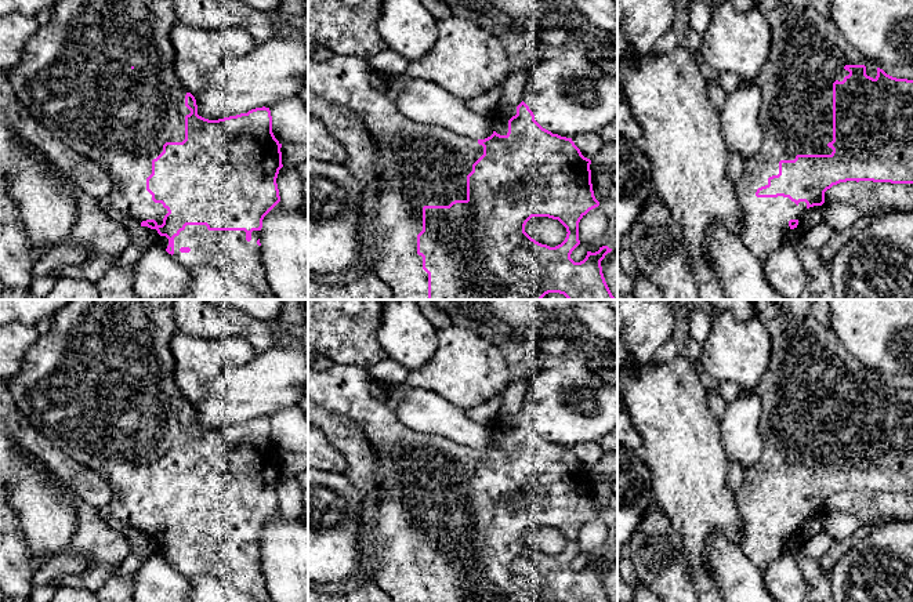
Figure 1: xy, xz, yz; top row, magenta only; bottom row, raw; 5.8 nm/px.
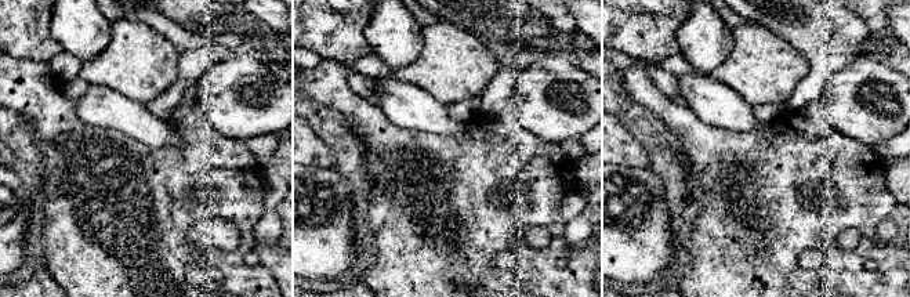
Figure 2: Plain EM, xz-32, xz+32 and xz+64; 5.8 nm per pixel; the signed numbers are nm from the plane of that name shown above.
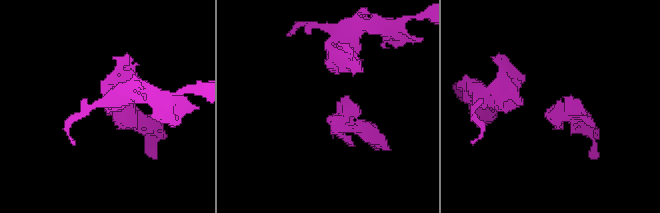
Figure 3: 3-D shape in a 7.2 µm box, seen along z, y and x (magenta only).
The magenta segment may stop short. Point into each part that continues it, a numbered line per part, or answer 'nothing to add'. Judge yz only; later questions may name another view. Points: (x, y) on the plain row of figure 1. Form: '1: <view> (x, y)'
1: yz (808, 362)

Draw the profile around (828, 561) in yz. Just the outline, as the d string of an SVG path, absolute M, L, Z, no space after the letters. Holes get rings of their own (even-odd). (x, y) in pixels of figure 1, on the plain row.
M880 519L862 523L851 537L840 543L834 543L832 548L819 559L823 573L829 577L836 562L841 556L844 556L856 543L861 543L865 537L867 537L872 533L872 530L878 525Z

